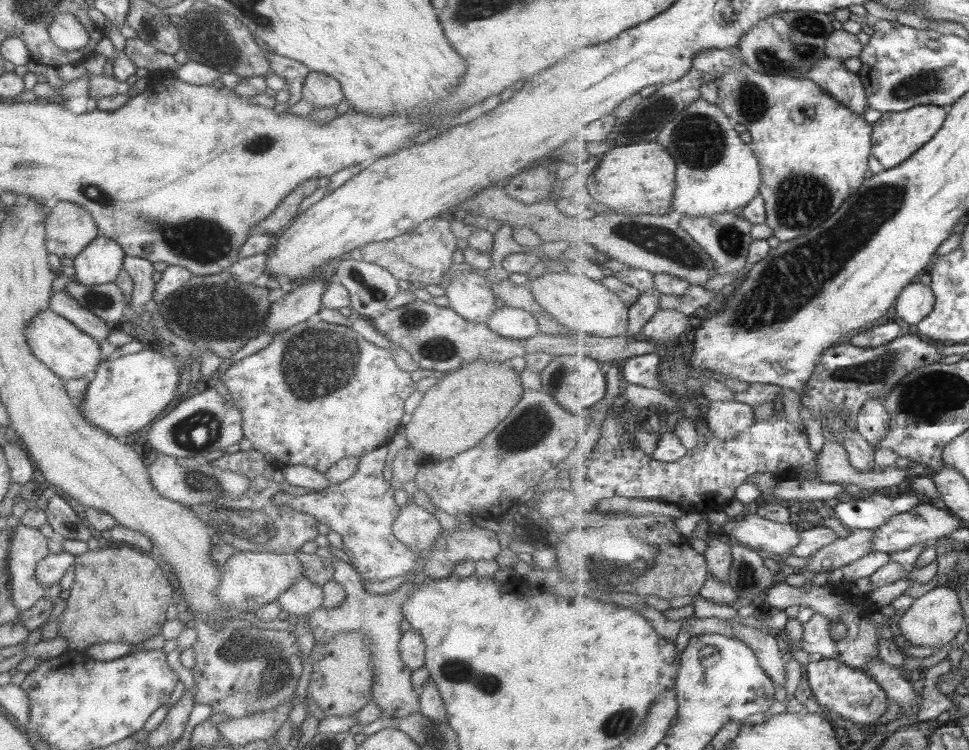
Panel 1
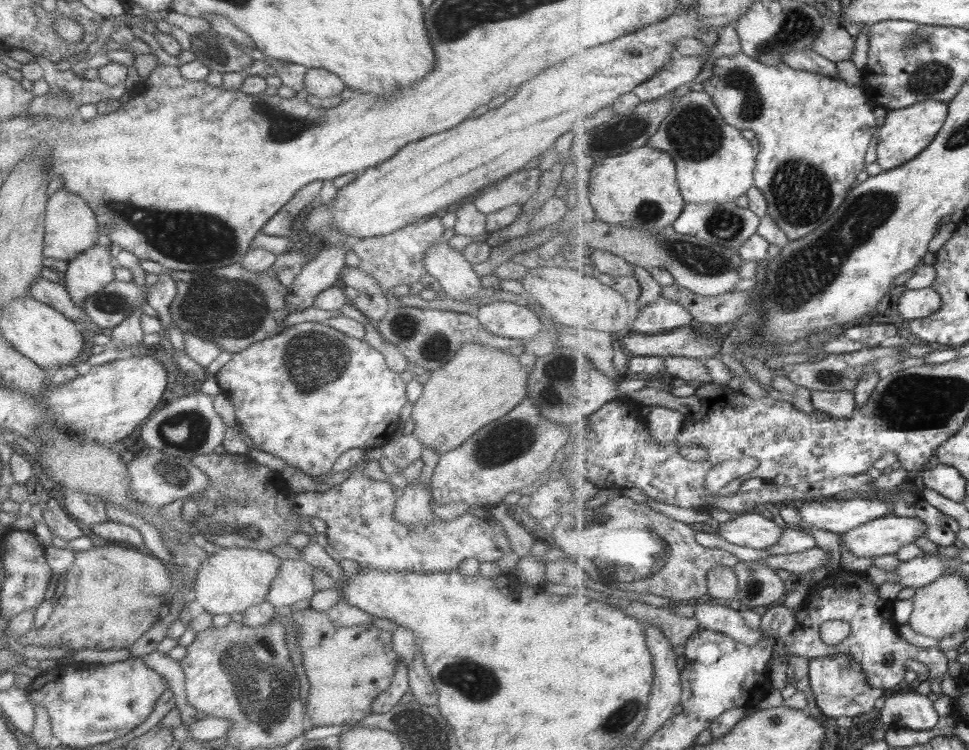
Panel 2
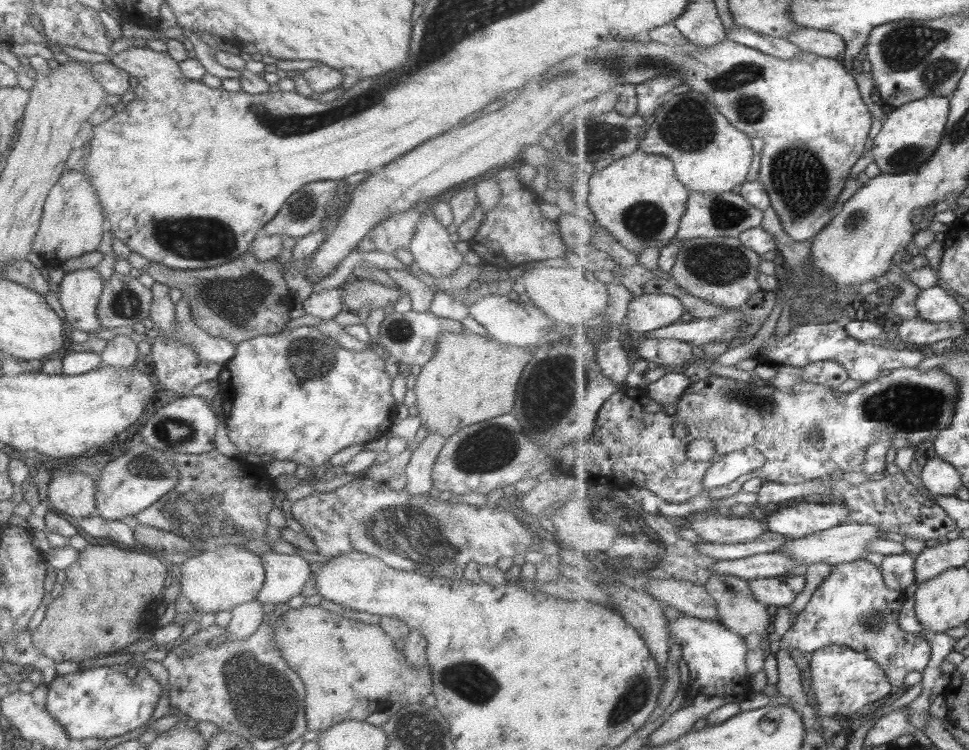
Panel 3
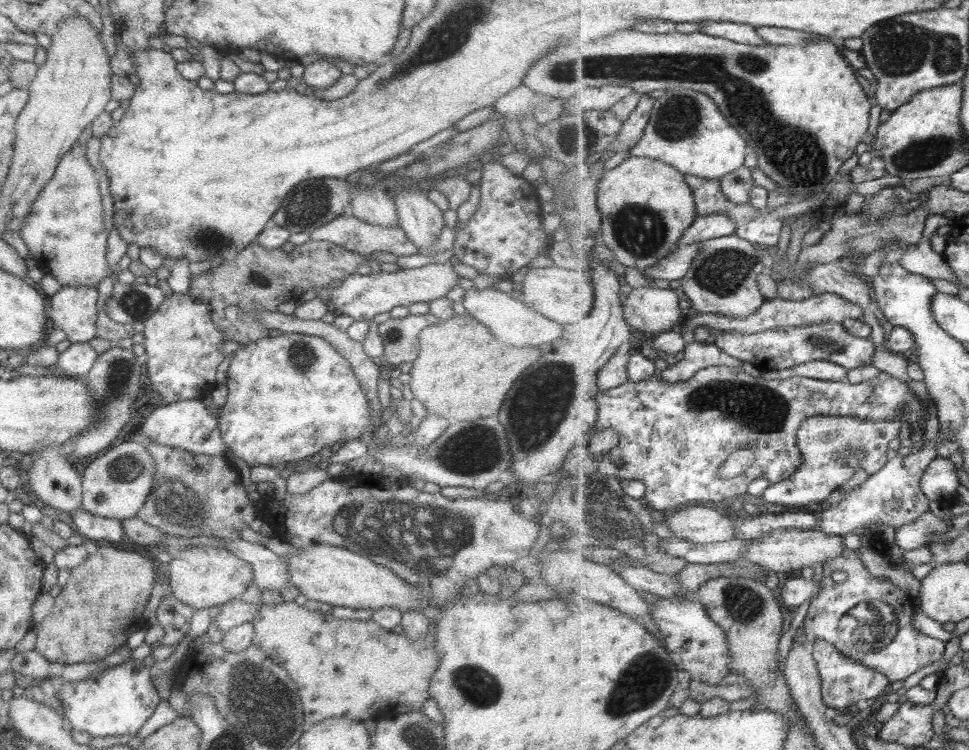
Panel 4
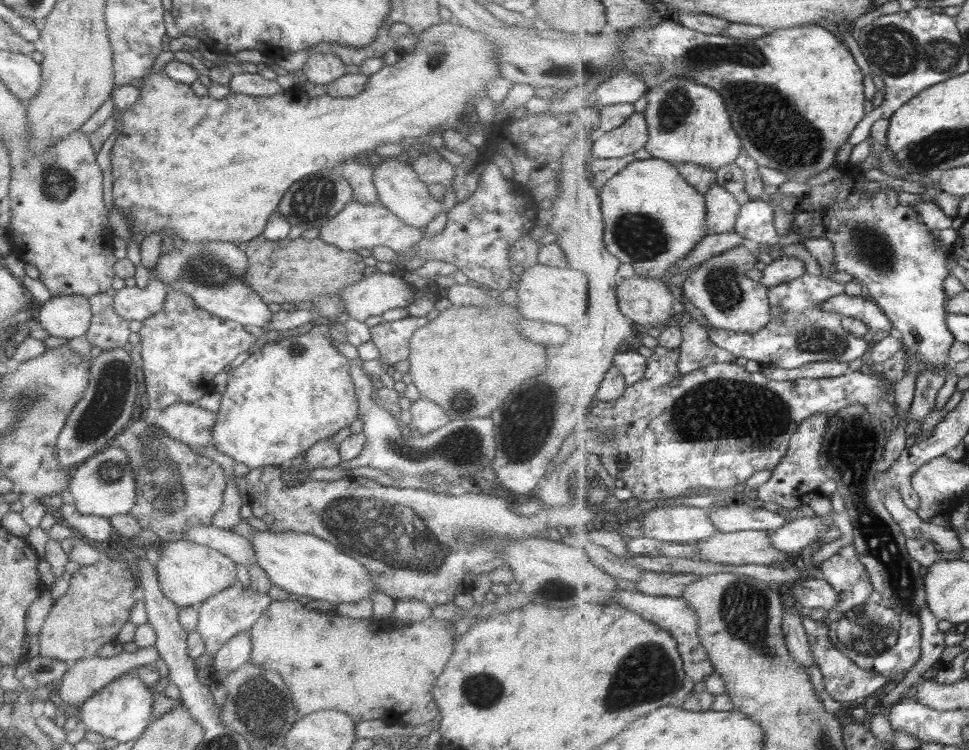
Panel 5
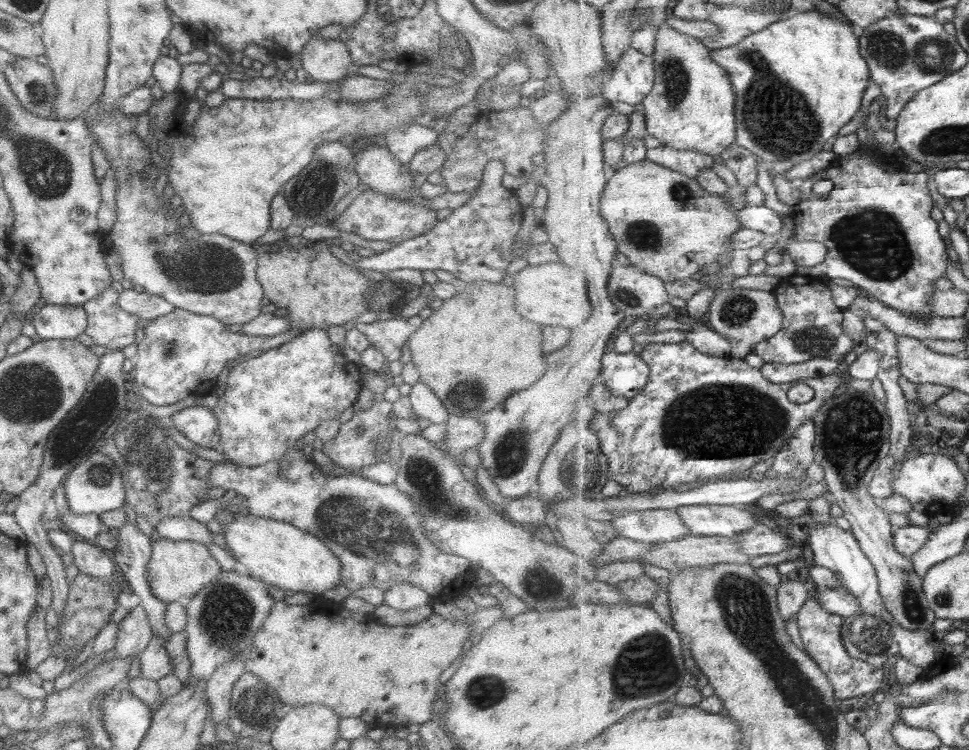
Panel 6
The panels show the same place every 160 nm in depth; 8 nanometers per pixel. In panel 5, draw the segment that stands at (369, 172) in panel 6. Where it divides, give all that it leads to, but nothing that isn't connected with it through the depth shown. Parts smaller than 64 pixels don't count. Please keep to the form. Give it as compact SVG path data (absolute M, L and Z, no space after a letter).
M382 158L381 163L372 171L373 186L376 188L379 204L387 208L387 211L401 223L415 229L424 229L428 222L443 211L442 202L437 201L428 193L415 171L409 164L401 163L399 158Z

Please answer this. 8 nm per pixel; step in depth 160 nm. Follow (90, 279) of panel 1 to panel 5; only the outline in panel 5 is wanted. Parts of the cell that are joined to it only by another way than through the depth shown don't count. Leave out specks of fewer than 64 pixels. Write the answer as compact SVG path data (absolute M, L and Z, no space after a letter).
M57 295L41 304L34 325L55 338L72 338L85 334L90 323L90 304L85 297Z

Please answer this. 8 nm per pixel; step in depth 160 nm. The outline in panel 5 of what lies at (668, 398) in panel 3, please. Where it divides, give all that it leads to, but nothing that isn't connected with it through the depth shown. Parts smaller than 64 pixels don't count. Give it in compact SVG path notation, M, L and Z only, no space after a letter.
M690 321L682 327L684 336L681 348L679 370L682 375L691 374L715 362L735 363L736 357L729 351L715 345L704 322Z

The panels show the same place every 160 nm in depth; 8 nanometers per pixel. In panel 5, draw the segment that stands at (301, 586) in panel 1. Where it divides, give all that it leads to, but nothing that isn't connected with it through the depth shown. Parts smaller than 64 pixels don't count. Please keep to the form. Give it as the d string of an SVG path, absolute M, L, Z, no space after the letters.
M197 524L184 532L186 541L206 546L247 569L254 562L253 547L245 538L211 524Z

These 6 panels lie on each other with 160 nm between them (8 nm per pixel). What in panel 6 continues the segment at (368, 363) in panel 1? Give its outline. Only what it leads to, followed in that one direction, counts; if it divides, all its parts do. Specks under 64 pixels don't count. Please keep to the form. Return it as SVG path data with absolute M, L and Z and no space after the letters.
M321 328L306 329L281 346L233 365L223 393L217 396L216 406L210 409L216 418L220 453L239 466L261 466L280 460L304 434L313 431L324 420L337 420L343 410L352 406L361 388L359 371L359 366L348 362Z

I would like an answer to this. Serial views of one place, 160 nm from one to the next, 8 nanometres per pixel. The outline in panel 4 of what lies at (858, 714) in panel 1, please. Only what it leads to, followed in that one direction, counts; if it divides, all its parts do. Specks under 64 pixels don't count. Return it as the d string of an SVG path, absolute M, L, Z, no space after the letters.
M815 640L812 646L812 656L819 667L823 698L827 707L848 709L849 706L857 704L859 700L876 700L878 702L883 700L883 692L890 684L889 677L886 674L843 654L833 643Z

